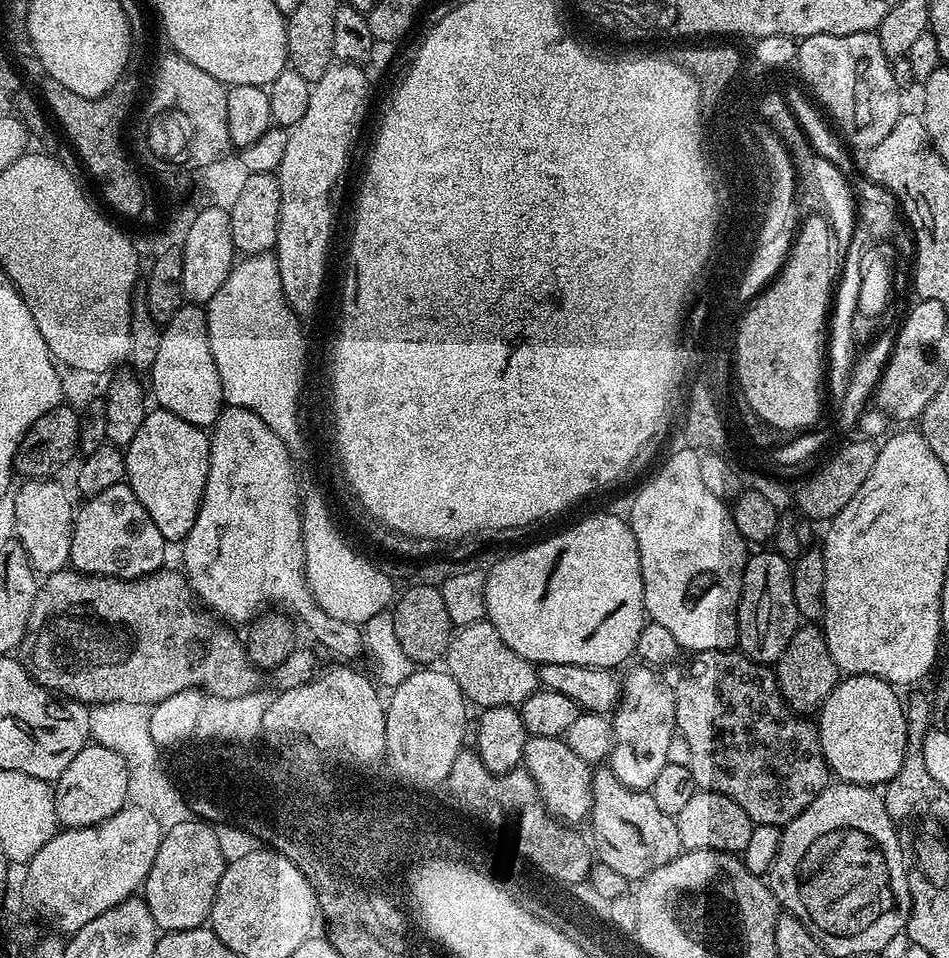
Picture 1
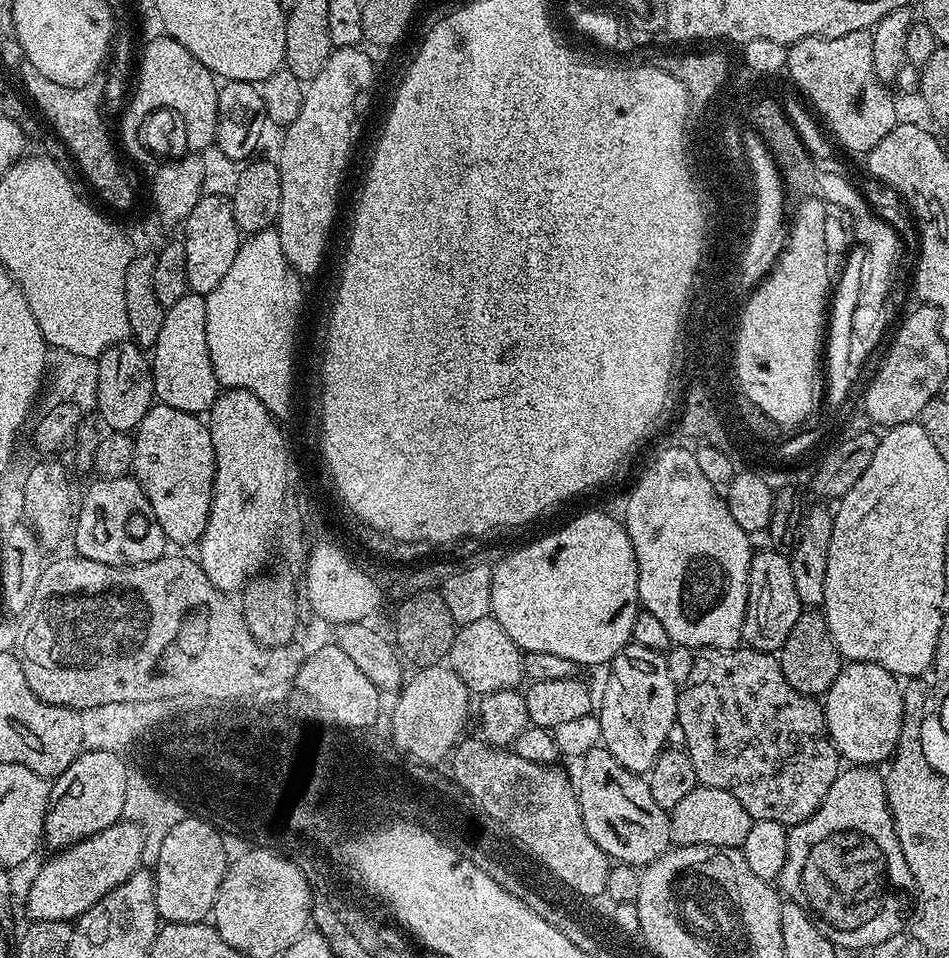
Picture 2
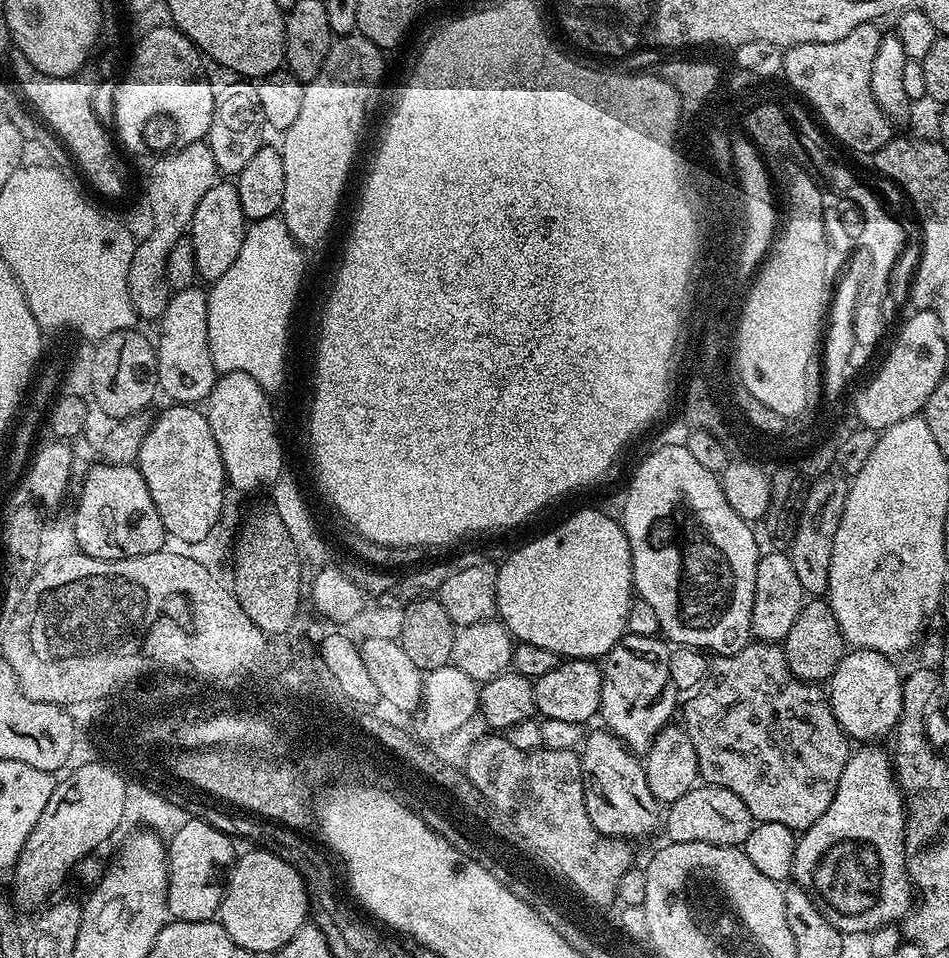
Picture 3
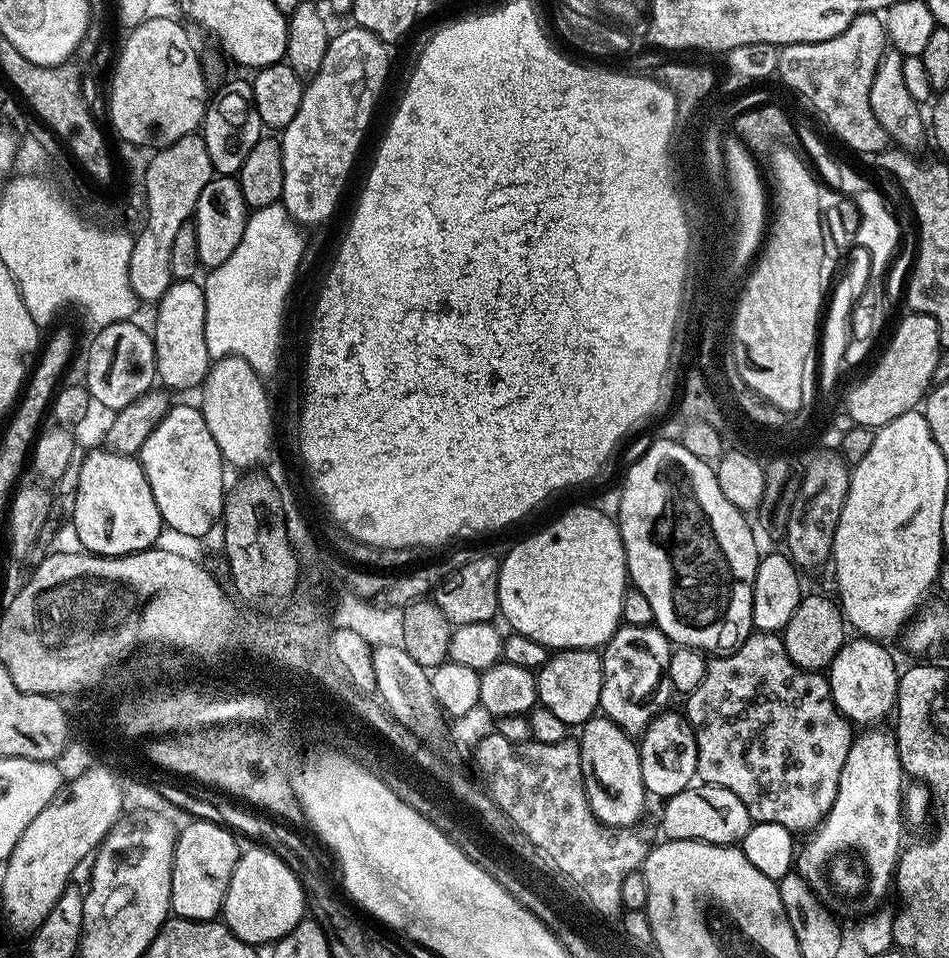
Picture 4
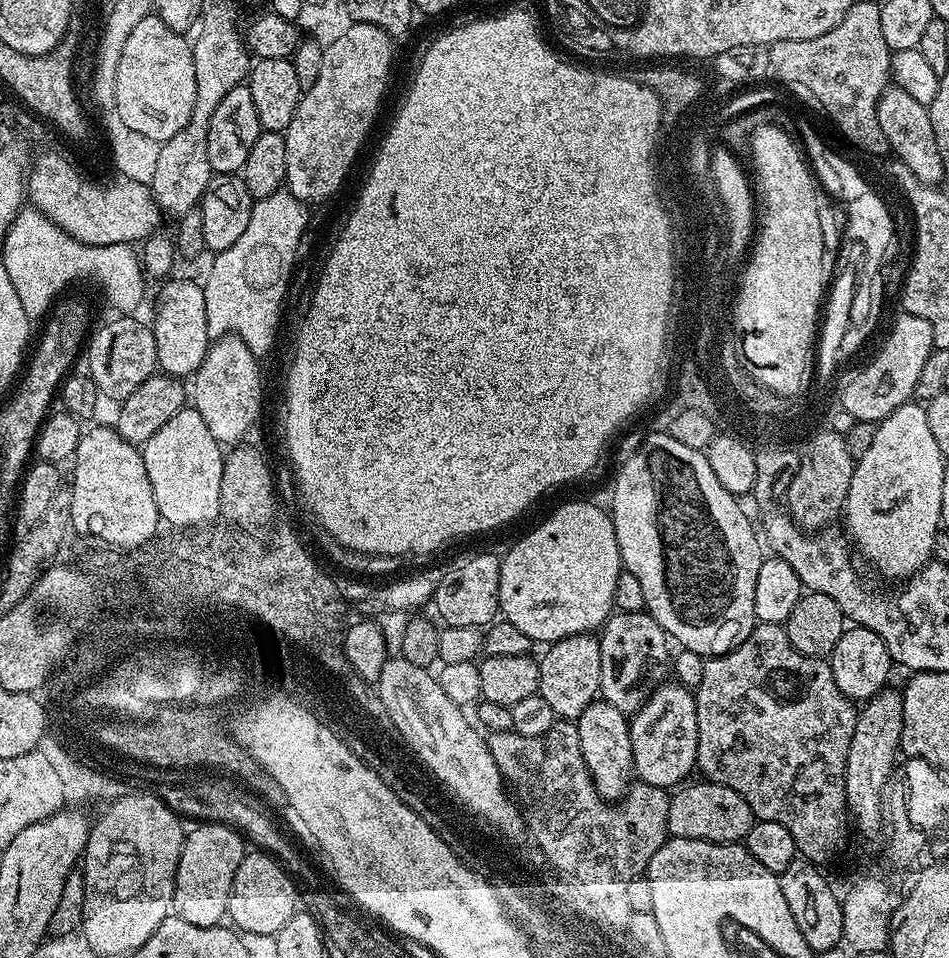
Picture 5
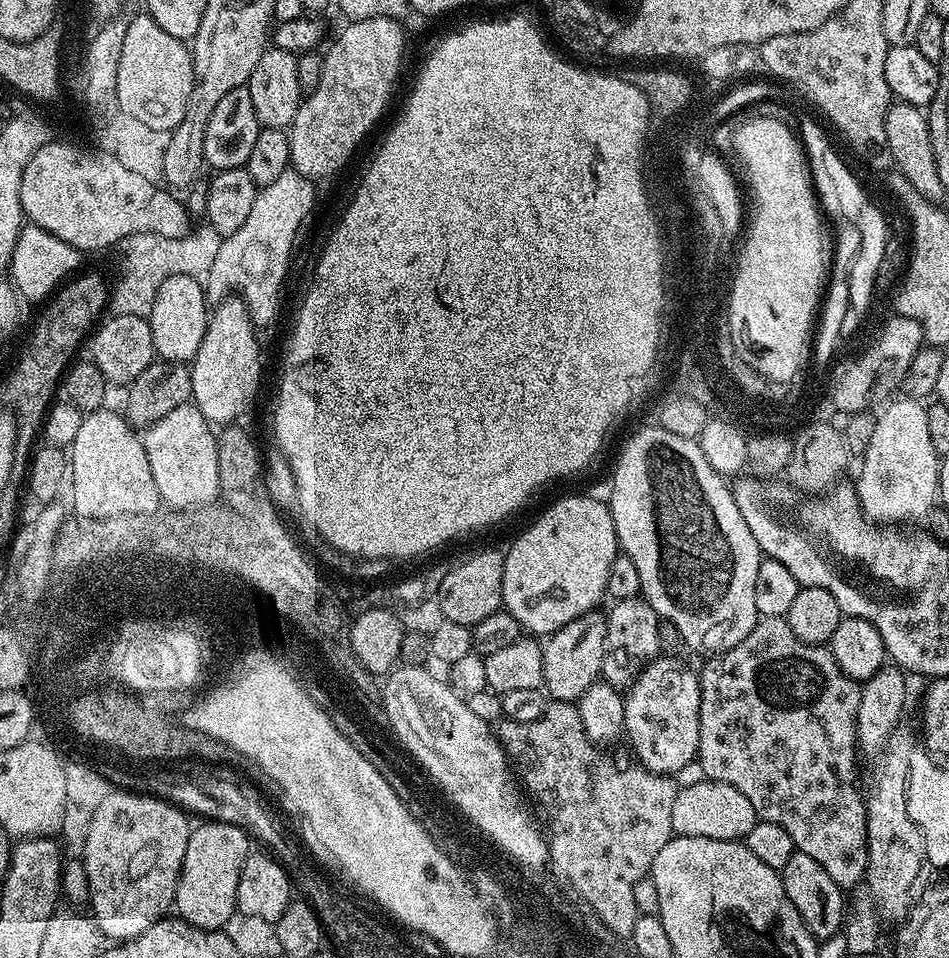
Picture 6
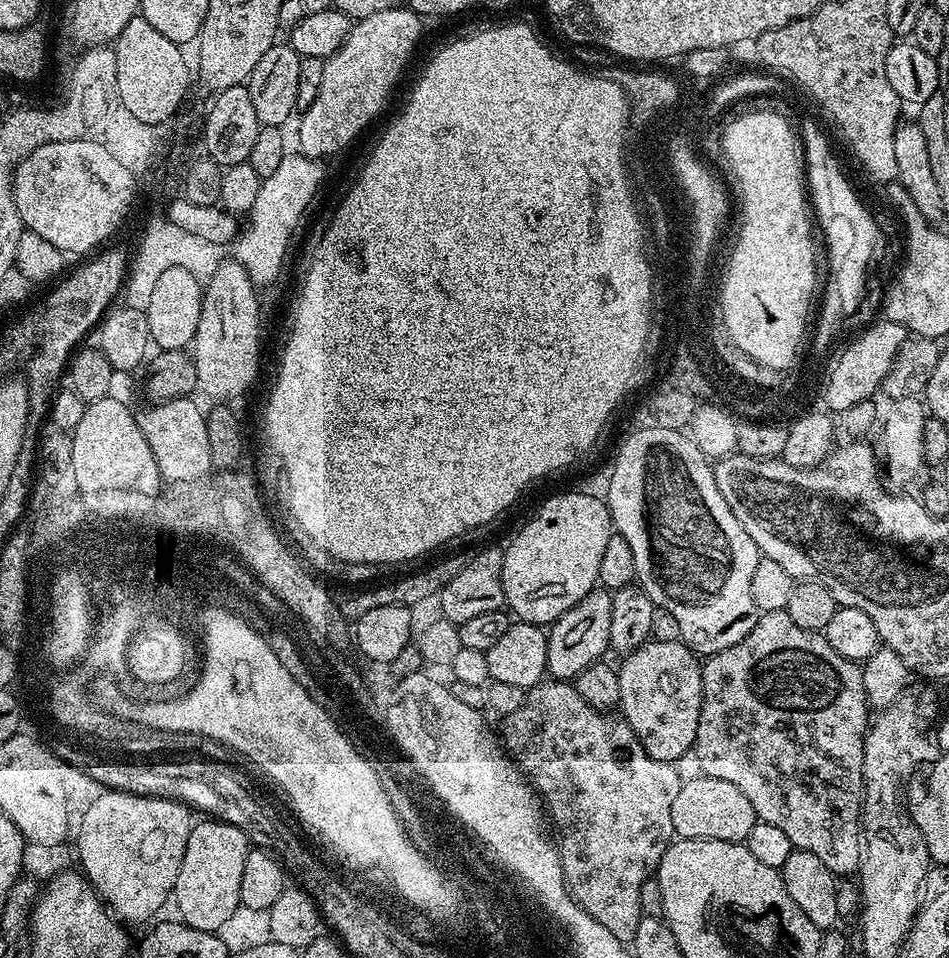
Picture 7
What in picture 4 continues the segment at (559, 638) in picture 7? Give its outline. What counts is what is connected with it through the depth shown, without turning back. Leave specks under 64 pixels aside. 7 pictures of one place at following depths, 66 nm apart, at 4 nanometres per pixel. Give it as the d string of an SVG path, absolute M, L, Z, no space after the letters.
M565 648L556 650L548 657L548 661L536 672L536 695L539 703L551 714L560 718L567 726L583 726L590 717L597 715L602 694L602 678L604 677L604 661L601 653L594 648Z

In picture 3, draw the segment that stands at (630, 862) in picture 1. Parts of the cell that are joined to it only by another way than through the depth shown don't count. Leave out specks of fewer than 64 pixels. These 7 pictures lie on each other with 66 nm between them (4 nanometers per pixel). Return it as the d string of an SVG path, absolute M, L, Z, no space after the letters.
M590 731L583 737L579 749L580 773L584 779L584 801L586 814L593 826L603 836L615 836L618 840L637 842L652 831L657 831L658 801L650 794L641 757L631 752L613 732Z

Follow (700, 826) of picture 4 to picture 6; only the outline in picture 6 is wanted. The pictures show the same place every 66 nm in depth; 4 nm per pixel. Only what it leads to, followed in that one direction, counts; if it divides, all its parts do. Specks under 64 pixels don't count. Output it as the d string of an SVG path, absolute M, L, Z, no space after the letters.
M700 778L697 784L688 784L679 789L674 798L672 830L677 836L714 838L715 840L743 841L758 823L754 806L734 786L726 786L717 780Z

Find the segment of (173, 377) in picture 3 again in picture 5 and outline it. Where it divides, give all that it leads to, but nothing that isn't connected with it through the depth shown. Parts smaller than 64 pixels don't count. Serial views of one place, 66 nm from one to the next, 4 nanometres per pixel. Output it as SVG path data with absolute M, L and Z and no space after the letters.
M192 280L163 281L160 293L154 296L156 302L156 317L150 325L156 343L156 362L161 373L181 378L191 378L196 375L198 366L208 353L210 337L206 322L206 298L204 289Z

